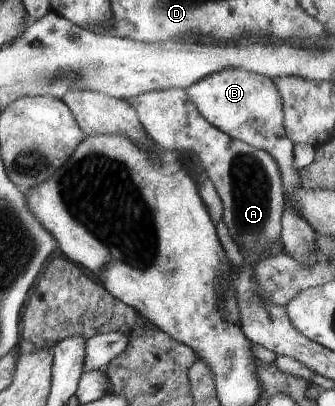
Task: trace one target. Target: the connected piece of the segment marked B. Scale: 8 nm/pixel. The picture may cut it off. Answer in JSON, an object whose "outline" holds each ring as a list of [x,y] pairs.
{"outline":[[[223,68],[197,80],[185,92],[209,124],[227,136],[267,152],[277,162],[283,196],[287,196],[289,192],[293,192],[293,188],[300,185],[299,170],[293,170],[293,144],[285,136],[282,100],[270,78],[241,68]]]}

